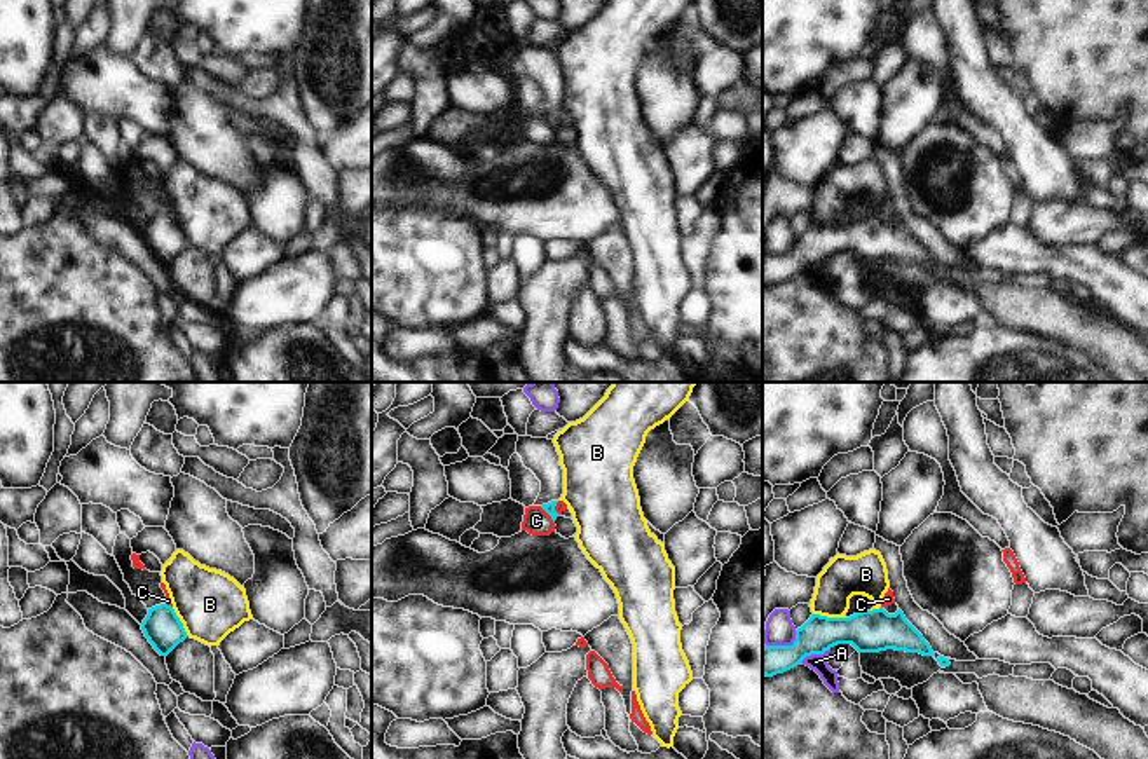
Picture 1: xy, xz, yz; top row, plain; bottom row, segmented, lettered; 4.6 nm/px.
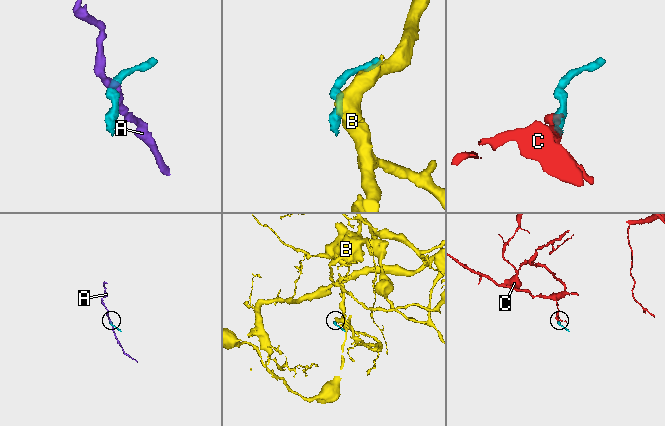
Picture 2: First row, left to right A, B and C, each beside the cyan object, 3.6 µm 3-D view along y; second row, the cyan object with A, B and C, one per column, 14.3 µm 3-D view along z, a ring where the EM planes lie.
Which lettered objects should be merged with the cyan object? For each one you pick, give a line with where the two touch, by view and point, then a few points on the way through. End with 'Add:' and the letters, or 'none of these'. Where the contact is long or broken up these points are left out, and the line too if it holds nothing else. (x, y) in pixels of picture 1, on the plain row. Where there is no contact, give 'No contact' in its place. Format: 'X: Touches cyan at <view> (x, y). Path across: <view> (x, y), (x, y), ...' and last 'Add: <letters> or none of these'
Add: none of these

